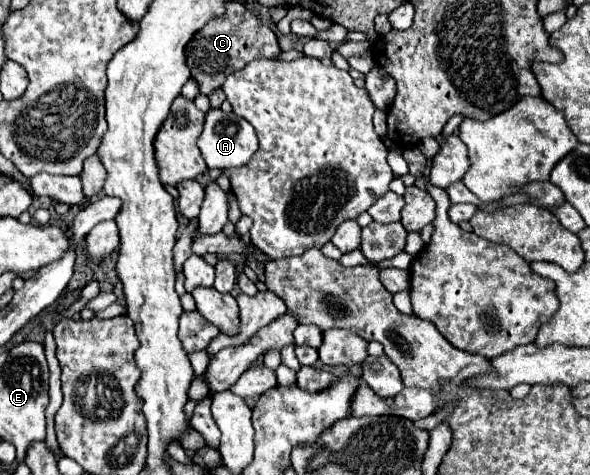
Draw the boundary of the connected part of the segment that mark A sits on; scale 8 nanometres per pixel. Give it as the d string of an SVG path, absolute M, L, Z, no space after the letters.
M211 109L207 113L205 127L203 127L203 133L199 135L197 145L201 149L201 155L207 163L207 167L217 167L217 169L241 167L257 151L257 135L255 135L253 127L245 119L237 117L235 113L223 113L221 109Z

